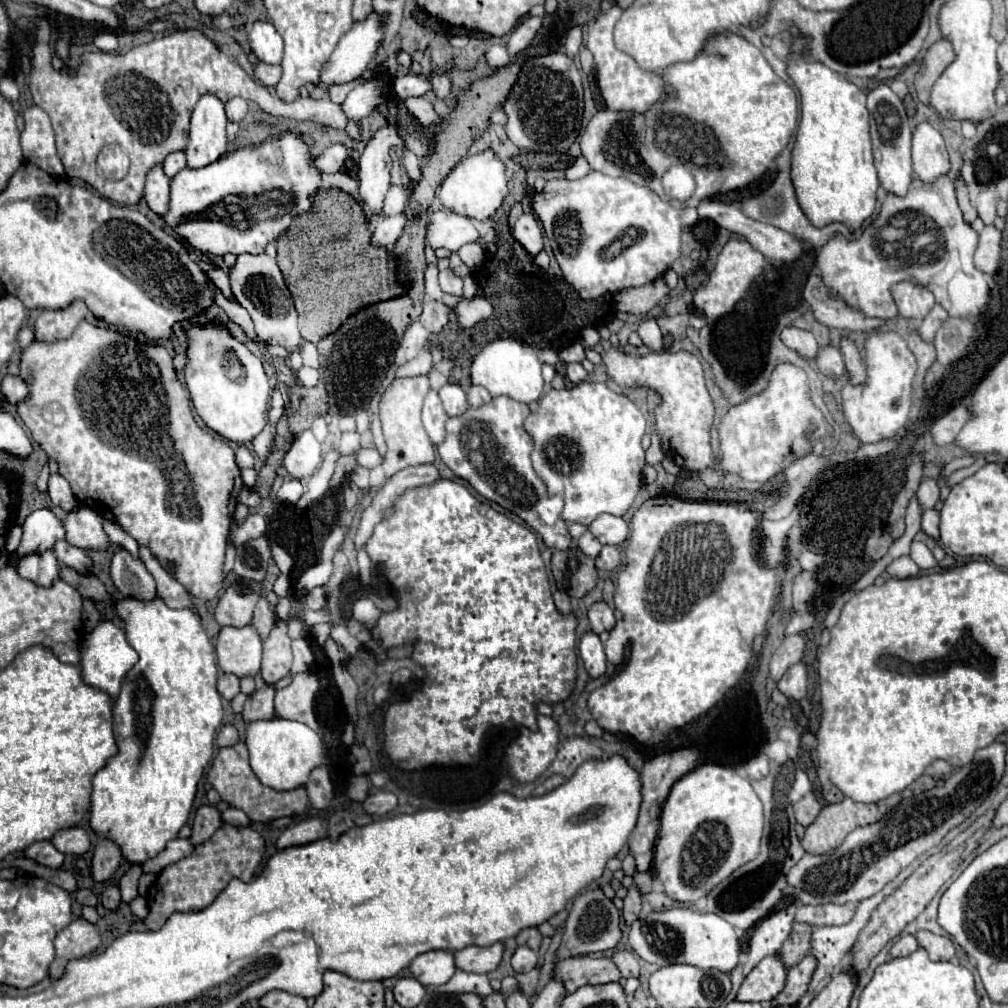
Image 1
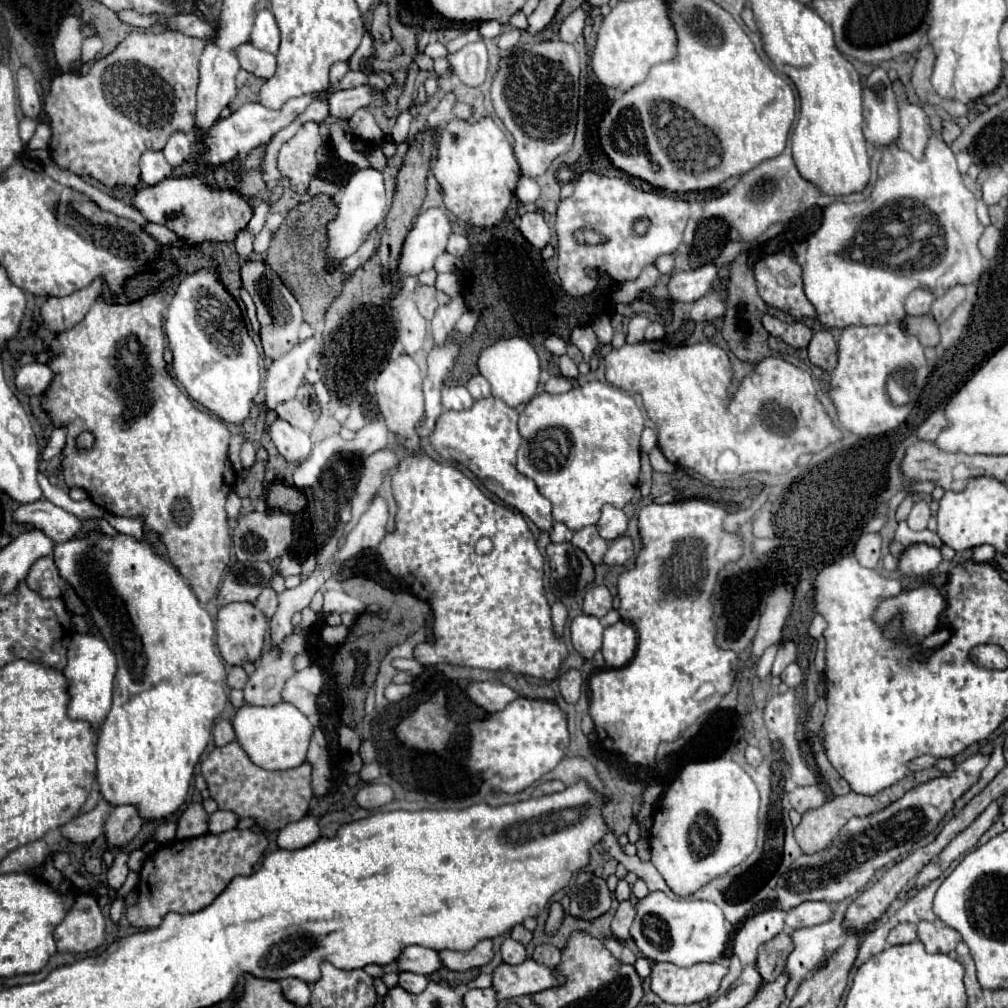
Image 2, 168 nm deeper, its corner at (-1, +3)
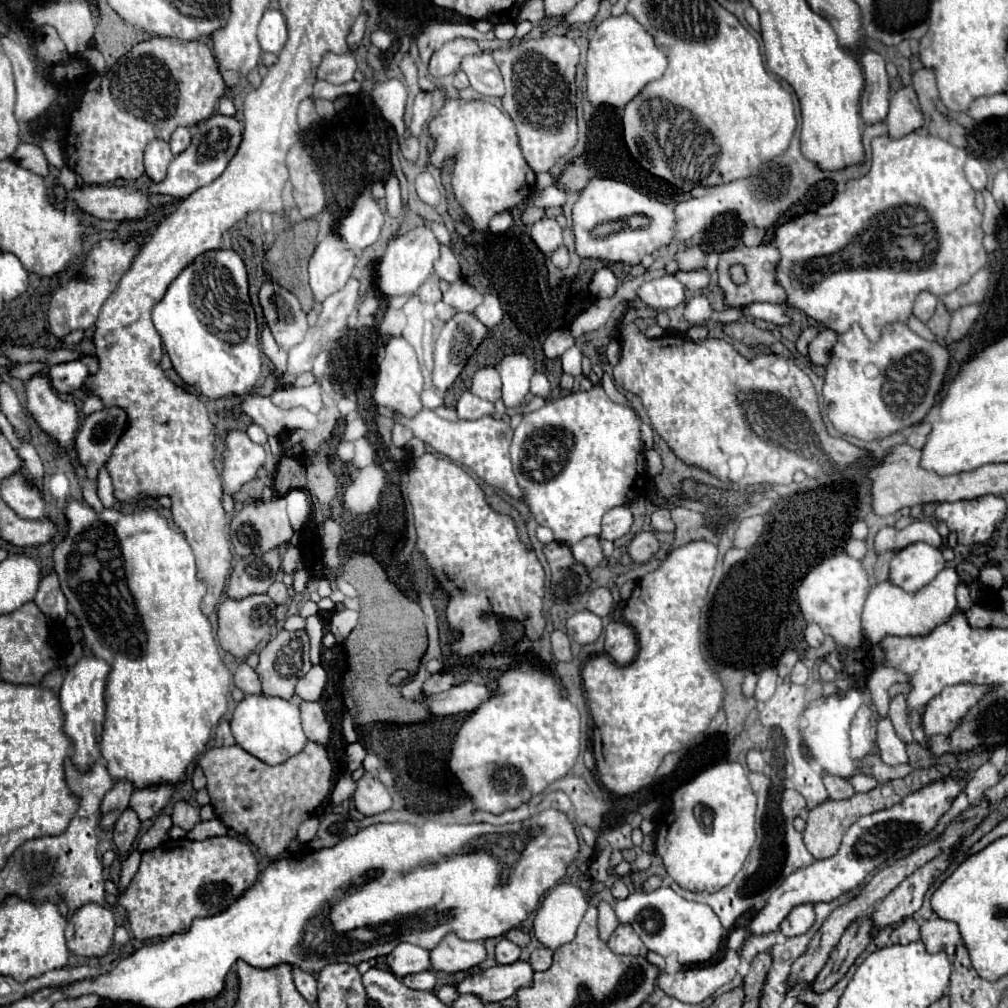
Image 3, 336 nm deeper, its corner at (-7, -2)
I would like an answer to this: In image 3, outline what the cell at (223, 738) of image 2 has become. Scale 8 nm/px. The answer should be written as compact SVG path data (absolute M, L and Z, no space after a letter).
M222 719L218 725L216 725L216 731L214 731L214 741L218 747L222 745L234 745L234 737L232 737L232 731L230 731L230 725L226 719Z

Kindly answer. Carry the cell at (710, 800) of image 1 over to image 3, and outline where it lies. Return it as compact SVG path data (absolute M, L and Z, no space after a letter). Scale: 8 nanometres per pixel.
M718 763L702 771L690 783L682 785L672 795L672 803L674 803L674 809L658 825L656 853L662 857L668 877L672 877L682 889L716 893L718 889L726 887L734 879L734 875L740 871L756 839L756 833L754 833L756 795L750 789L746 769L740 763Z

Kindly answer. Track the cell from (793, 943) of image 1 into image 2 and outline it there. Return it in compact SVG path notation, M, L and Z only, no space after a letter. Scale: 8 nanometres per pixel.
M786 932L778 934L758 950L756 966L764 978L764 984L776 980L784 972L786 960L792 950L794 950L794 942L792 942L792 936Z

